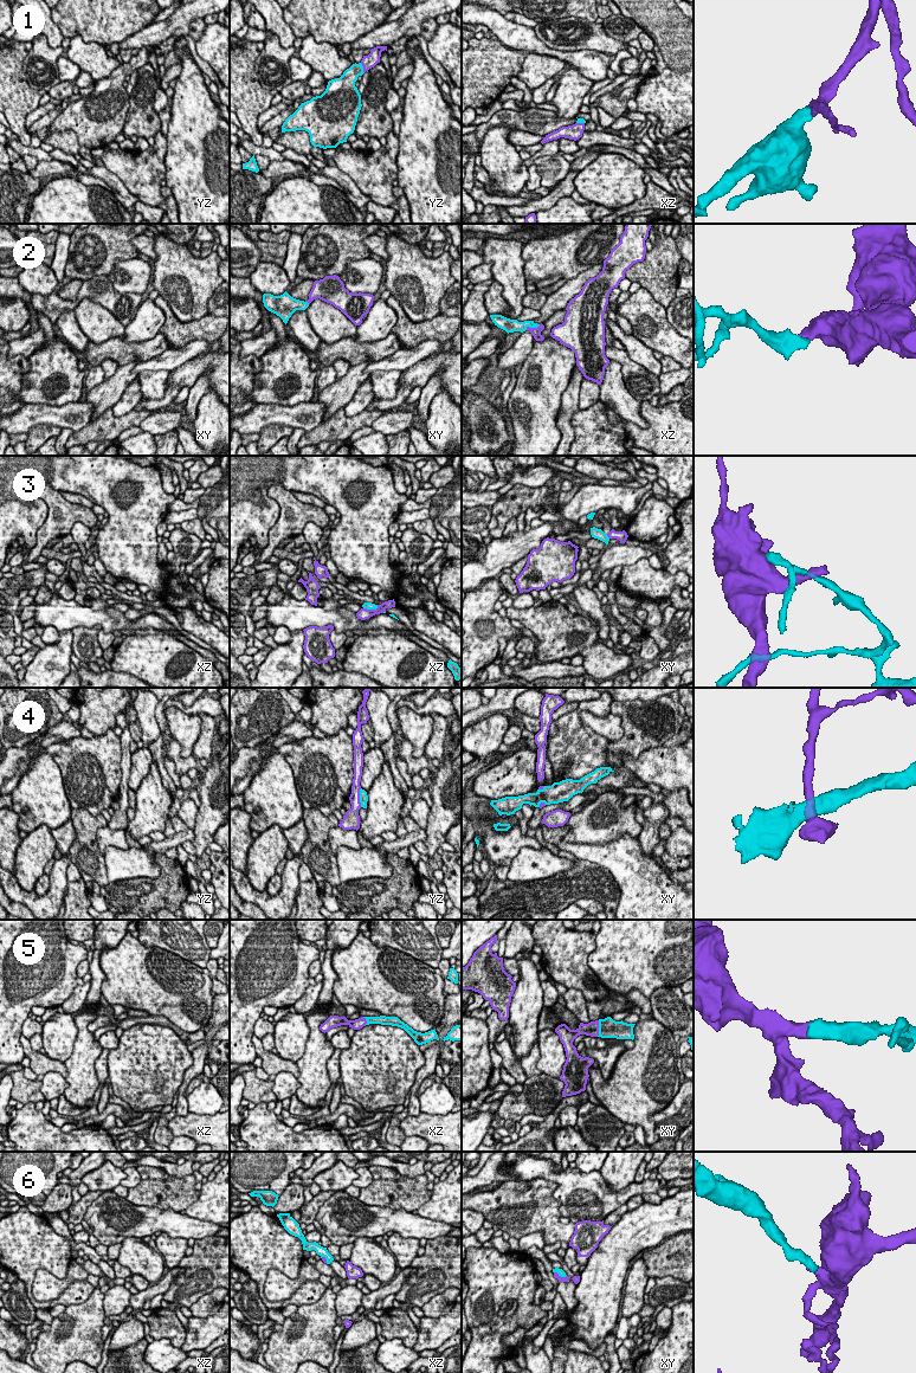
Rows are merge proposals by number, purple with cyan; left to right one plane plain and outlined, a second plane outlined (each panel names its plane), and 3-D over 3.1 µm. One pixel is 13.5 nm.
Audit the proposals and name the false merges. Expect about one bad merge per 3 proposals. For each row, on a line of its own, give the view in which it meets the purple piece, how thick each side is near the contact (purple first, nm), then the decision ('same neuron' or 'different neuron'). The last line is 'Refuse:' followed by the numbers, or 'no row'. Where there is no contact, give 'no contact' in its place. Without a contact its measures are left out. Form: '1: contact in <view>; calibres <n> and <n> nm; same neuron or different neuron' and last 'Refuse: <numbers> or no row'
1: contact in yz; calibres 190 and 200 nm; same neuron
2: contact in xz; calibres 130 and 160 nm; same neuron
3: contact in xz; calibres 160 and 100 nm; different neuron
4: contact in yz; calibres 170 and 130 nm; different neuron
5: contact in xy; calibres 190 and 260 nm; same neuron
6: contact in xy; calibres 70 and 90 nm; same neuron
Refuse: 3, 4

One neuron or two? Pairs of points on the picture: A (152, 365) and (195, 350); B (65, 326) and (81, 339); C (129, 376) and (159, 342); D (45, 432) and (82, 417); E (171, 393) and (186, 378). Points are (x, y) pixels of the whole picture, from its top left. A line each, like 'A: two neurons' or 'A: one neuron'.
A: one neuron
B: one neuron
C: two neurons
D: two neurons
E: two neurons

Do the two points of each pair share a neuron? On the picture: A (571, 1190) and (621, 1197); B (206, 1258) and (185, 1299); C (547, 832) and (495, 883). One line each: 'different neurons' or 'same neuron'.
A: same neuron
B: same neuron
C: different neurons

